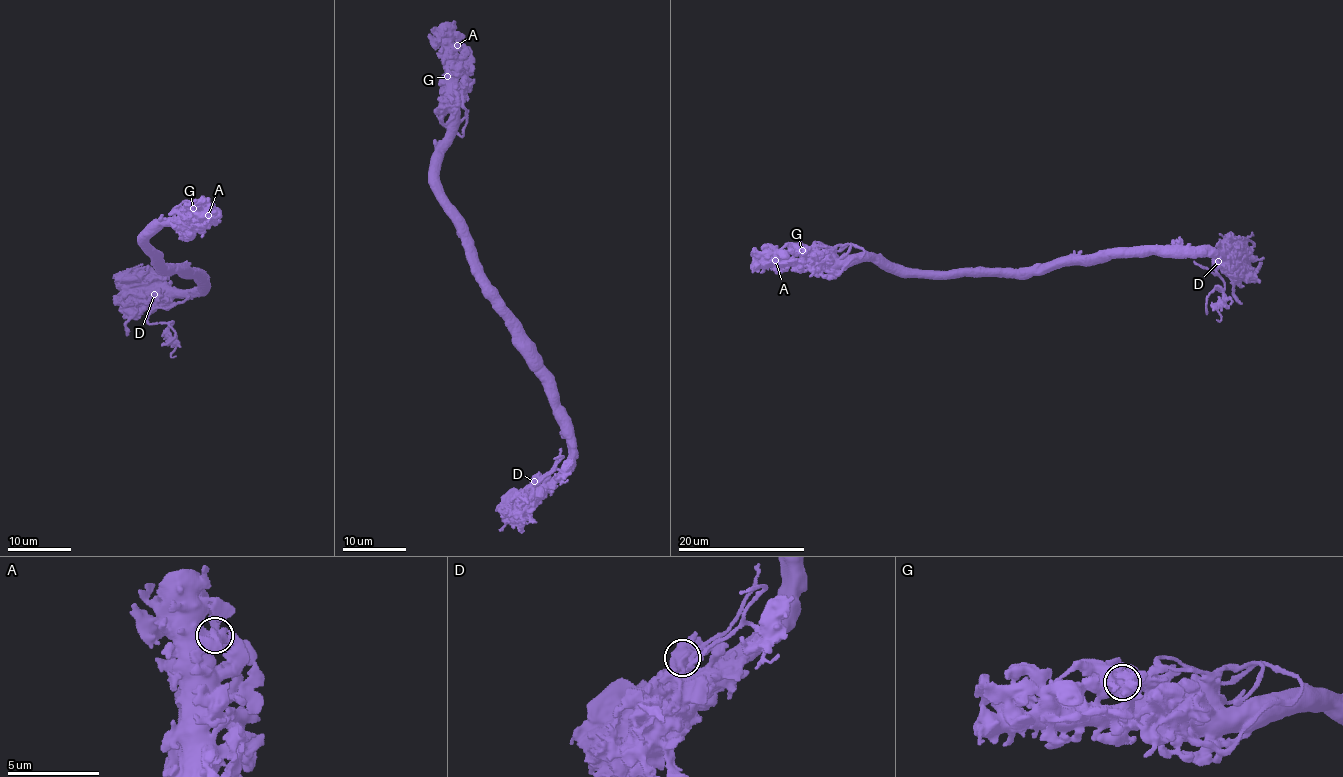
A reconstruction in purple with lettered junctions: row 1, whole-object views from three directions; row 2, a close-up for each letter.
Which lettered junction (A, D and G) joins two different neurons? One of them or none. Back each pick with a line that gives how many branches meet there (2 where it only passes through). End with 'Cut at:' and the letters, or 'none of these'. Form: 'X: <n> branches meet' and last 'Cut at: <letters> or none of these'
D: 4 branches meet
Cut at: D

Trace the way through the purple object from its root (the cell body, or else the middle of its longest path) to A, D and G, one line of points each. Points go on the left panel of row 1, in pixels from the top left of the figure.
A: (175, 265), (162, 262), (163, 253), (151, 248), (145, 237), (164, 223), (178, 225), (208, 215)
D: (175, 265), (173, 267), (177, 272), (196, 278), (194, 281), (200, 289), (155, 293)
G: (175, 265), (162, 262), (163, 253), (151, 248), (145, 237), (164, 223), (182, 223), (191, 216), (193, 208)

